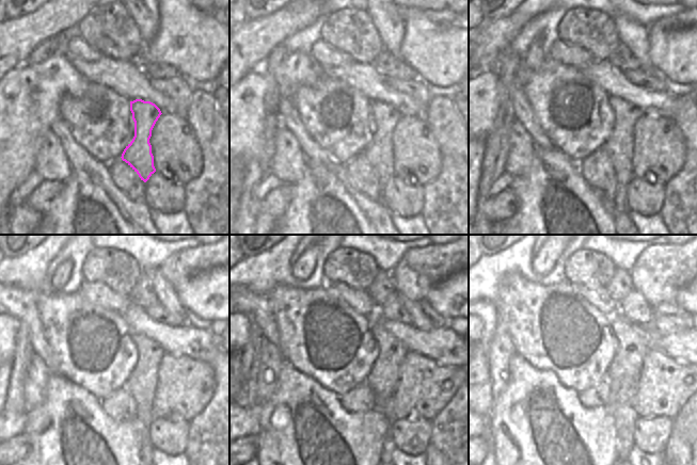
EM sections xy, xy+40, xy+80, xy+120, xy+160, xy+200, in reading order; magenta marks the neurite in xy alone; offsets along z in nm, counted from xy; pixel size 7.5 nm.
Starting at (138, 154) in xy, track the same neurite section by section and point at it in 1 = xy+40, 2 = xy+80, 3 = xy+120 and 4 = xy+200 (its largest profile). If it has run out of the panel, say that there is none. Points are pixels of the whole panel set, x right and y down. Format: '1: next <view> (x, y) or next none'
1: next xy+40 (379, 153)
2: next xy+80 (619, 146)
3: next xy+120 (142, 382)
4: next xy+200 (633, 341)

